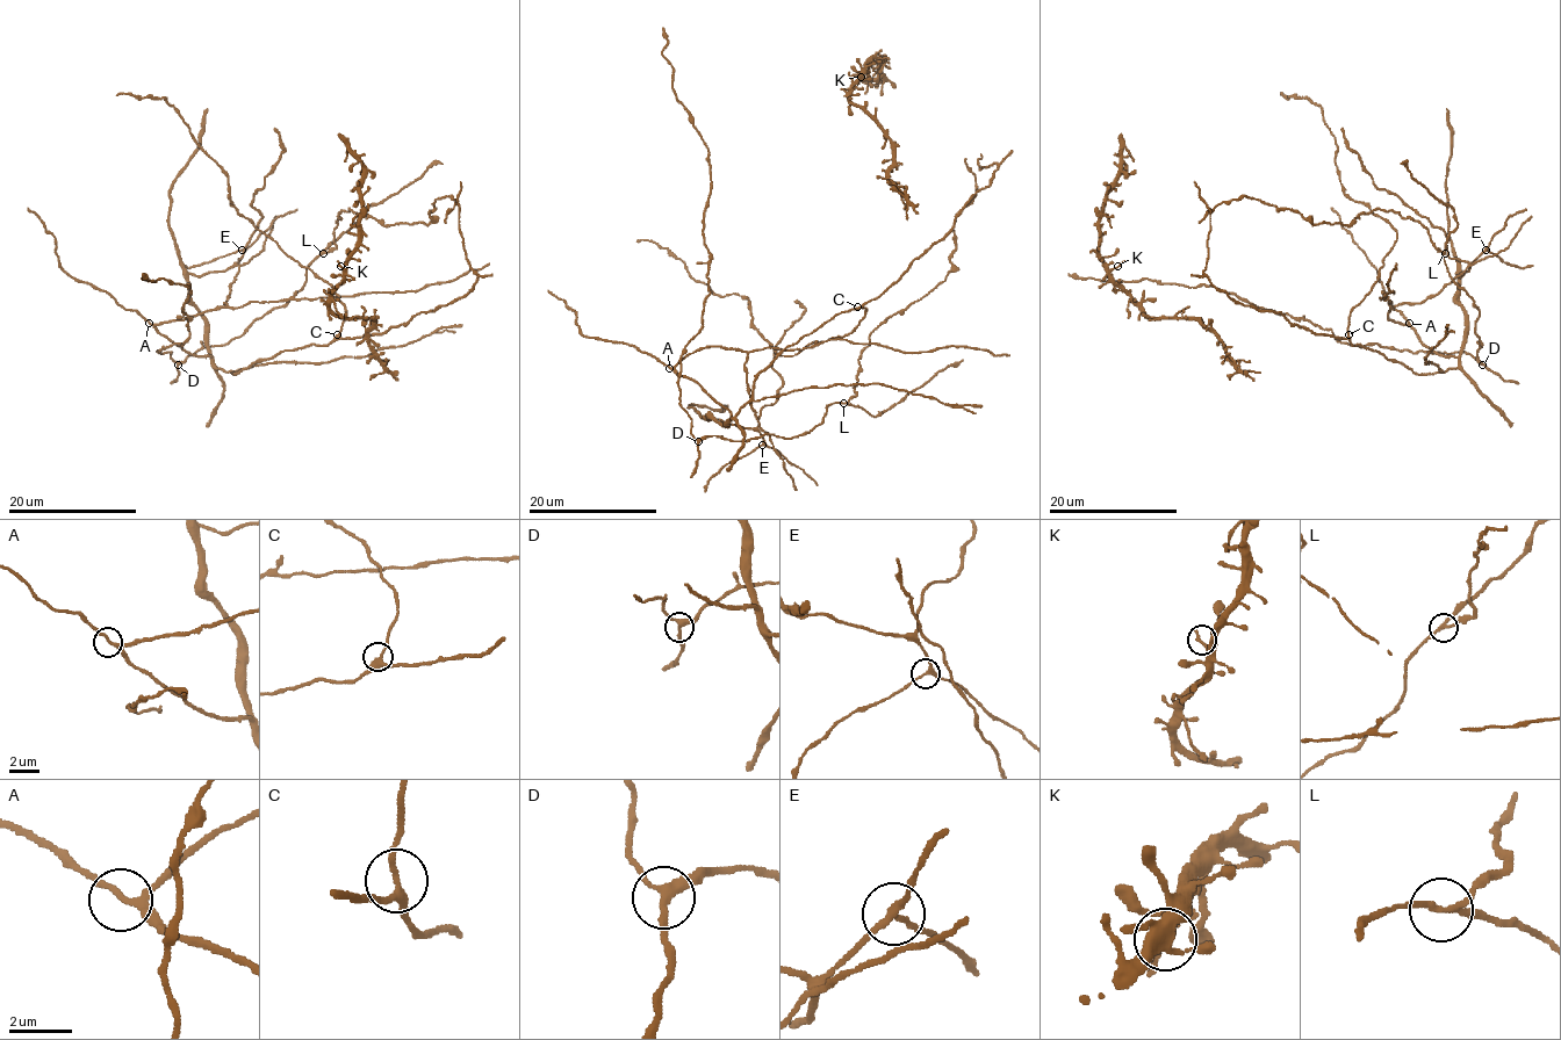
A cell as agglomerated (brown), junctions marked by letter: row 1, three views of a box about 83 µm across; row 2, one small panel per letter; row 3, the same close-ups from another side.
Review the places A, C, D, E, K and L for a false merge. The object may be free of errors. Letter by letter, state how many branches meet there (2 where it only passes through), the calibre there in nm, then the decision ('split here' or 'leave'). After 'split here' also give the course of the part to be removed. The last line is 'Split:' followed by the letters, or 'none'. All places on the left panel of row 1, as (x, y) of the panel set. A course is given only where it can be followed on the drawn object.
A: 3 | 160 nm | leave
C: 3 | 240 nm | leave
D: 3 | 280 nm | leave
E: 3 | 200 nm | leave
K: 2 | 170 nm | leave
L: 3 | 160 nm | split here | (323, 253), (336, 246), (337, 216), (349, 209), (388, 225), (425, 224), (434, 200), (451, 196), (446, 222)
Split: L

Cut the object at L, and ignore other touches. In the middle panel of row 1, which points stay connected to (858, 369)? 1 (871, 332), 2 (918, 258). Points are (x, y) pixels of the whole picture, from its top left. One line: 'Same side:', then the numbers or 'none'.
Same side: 1

